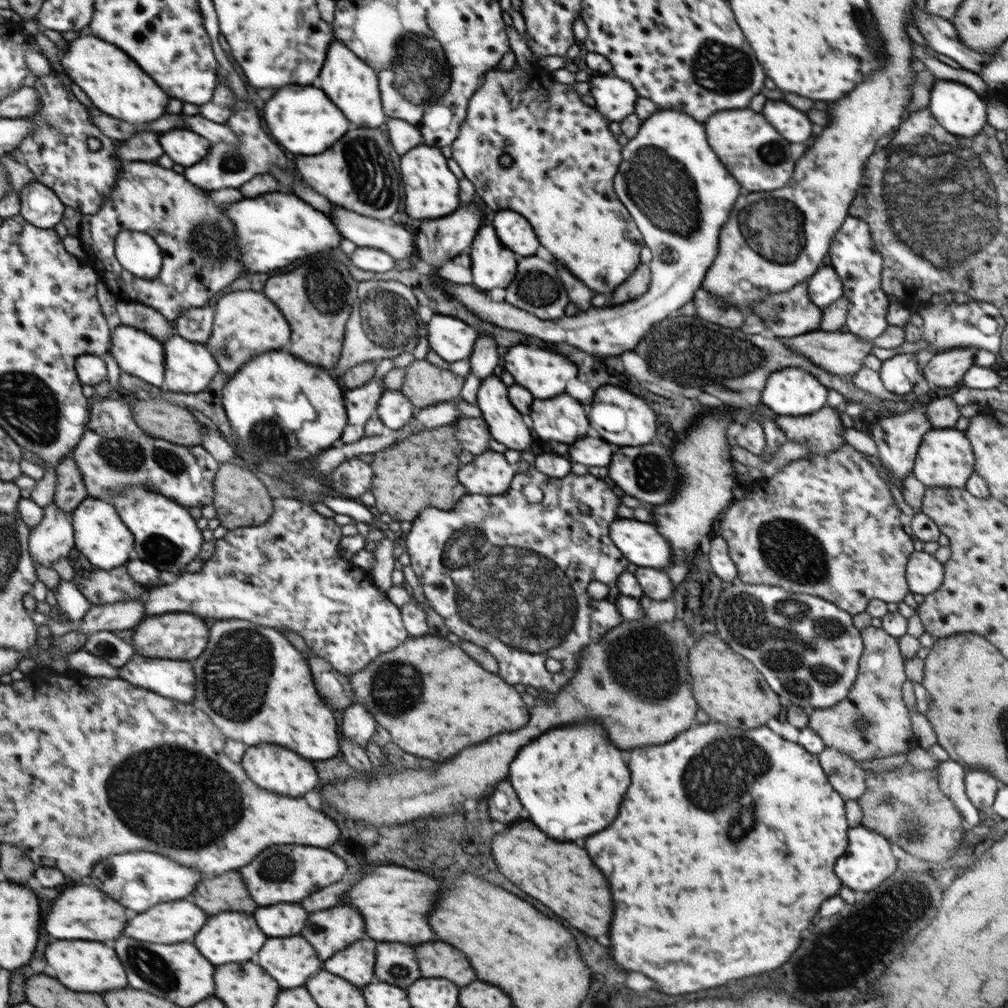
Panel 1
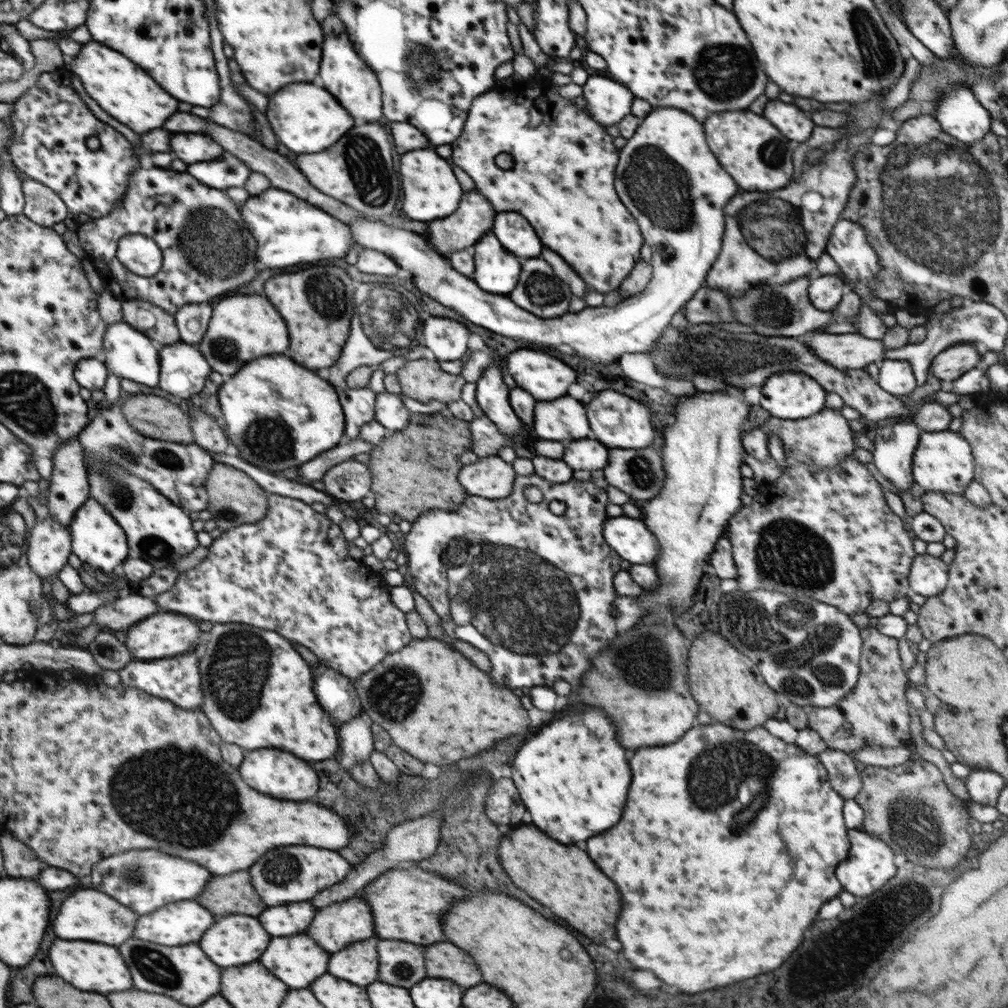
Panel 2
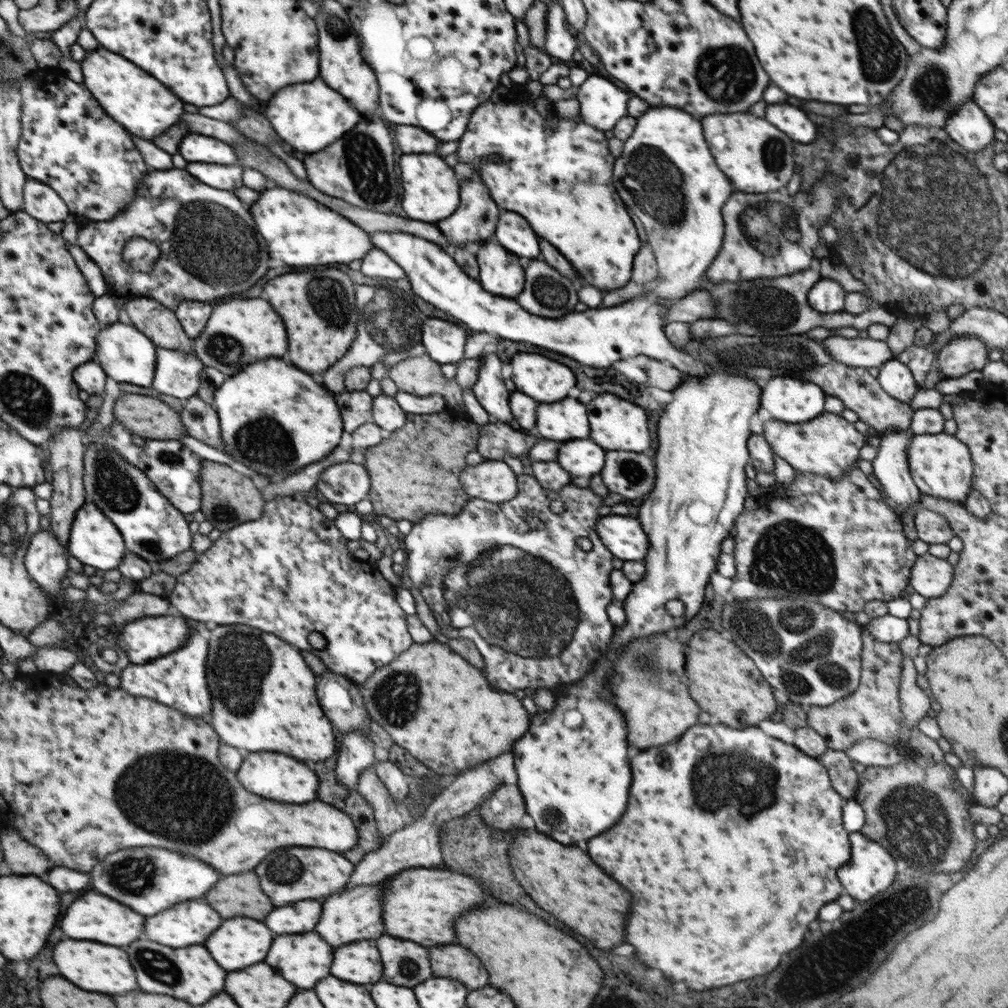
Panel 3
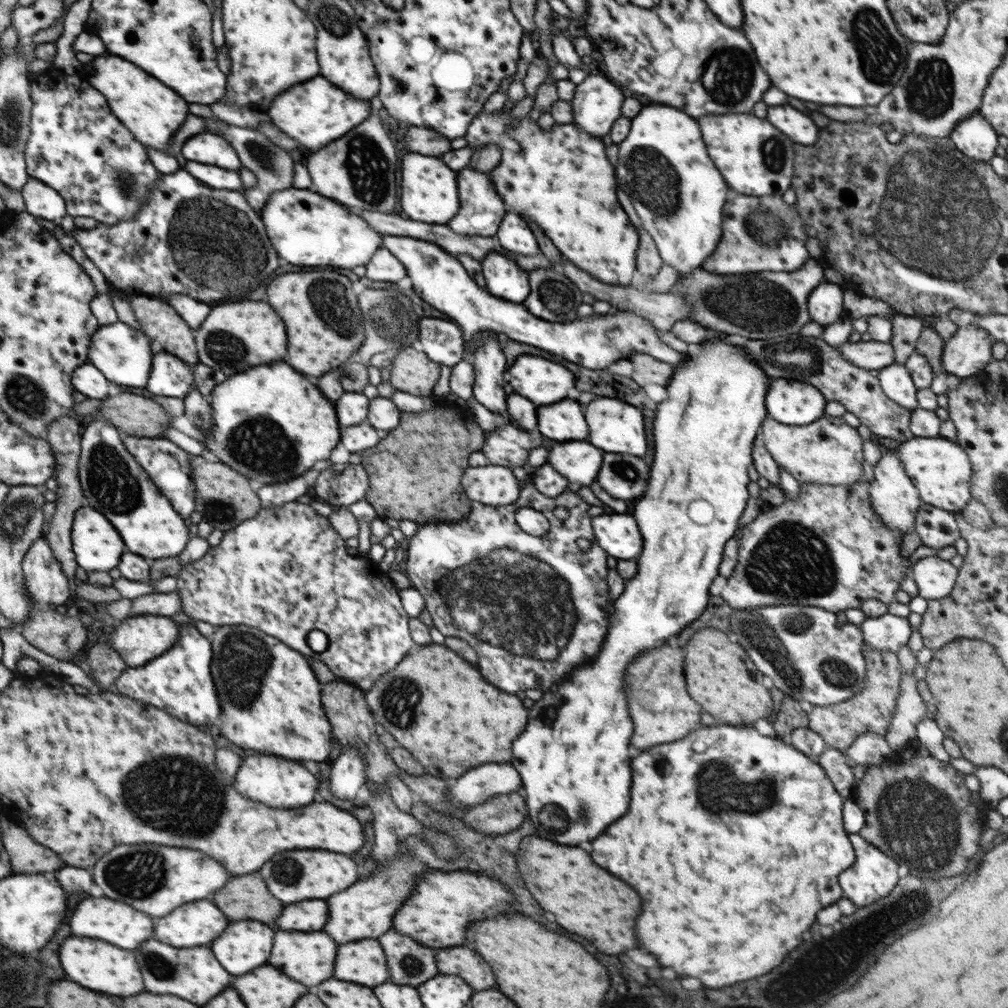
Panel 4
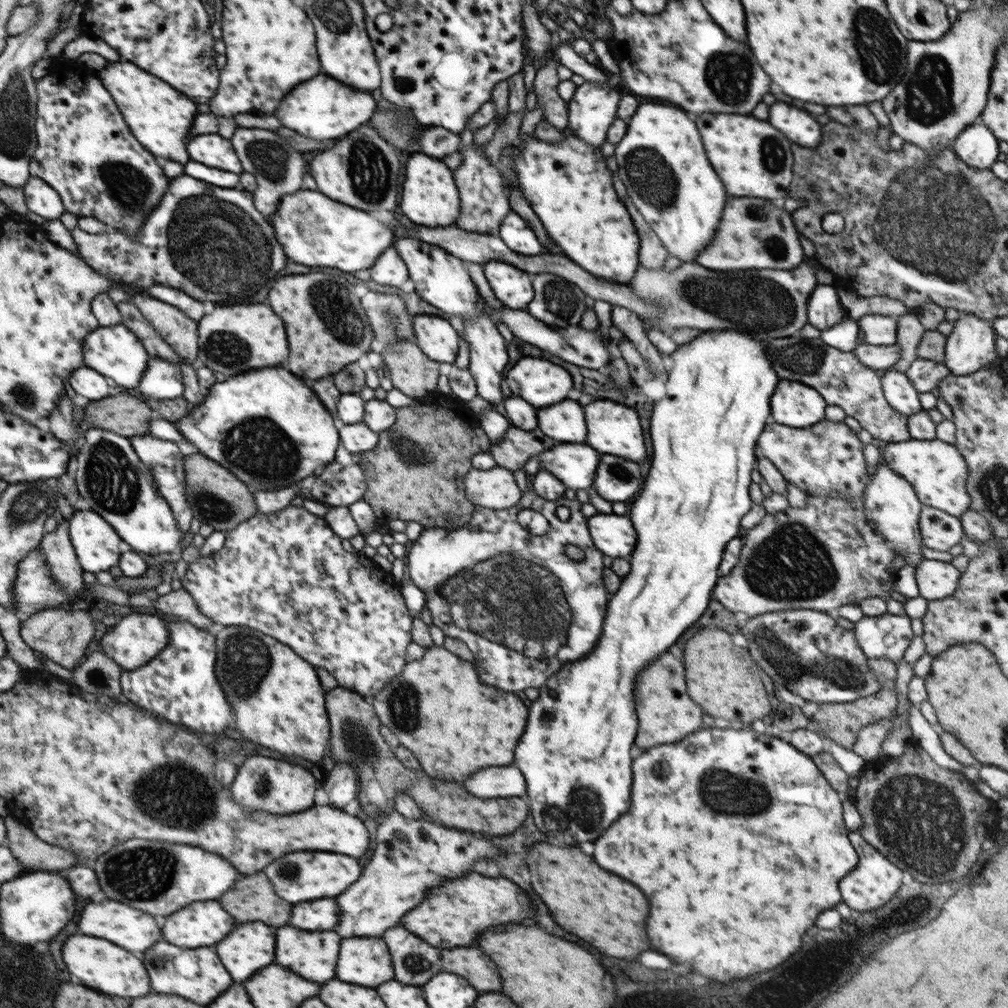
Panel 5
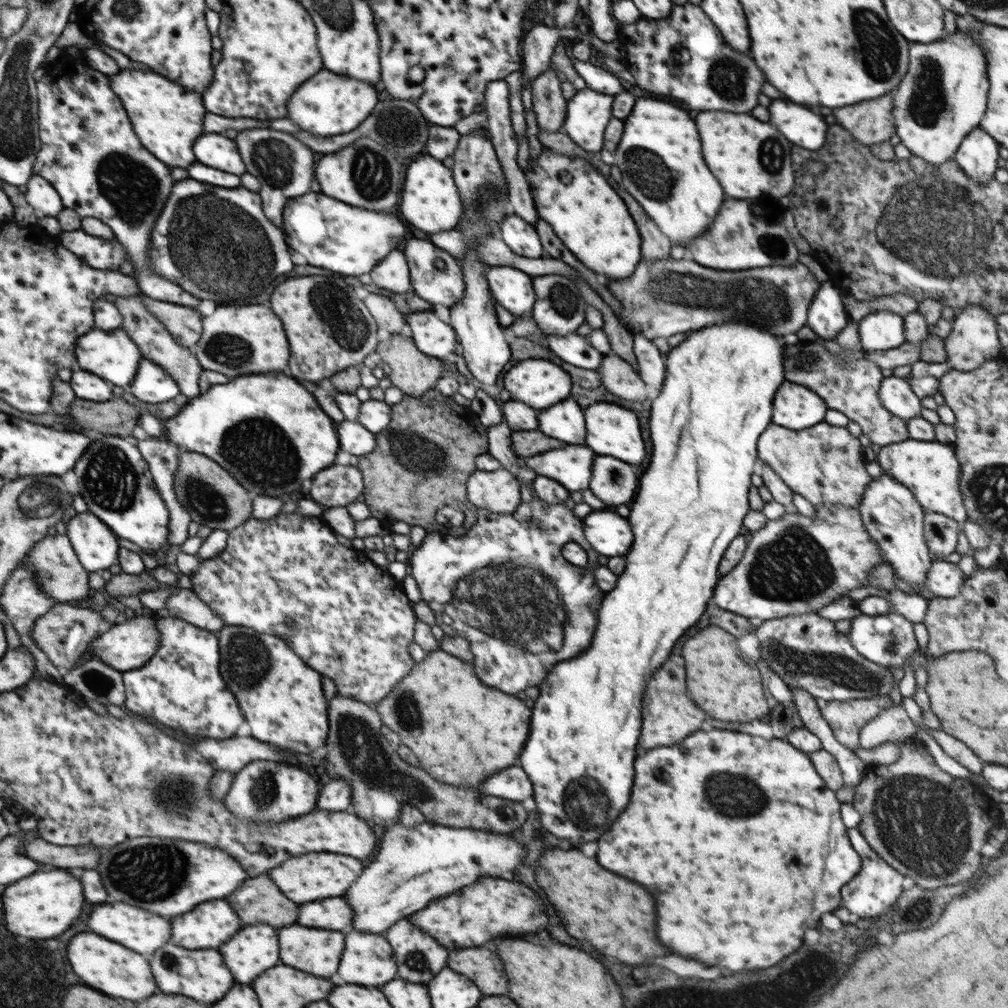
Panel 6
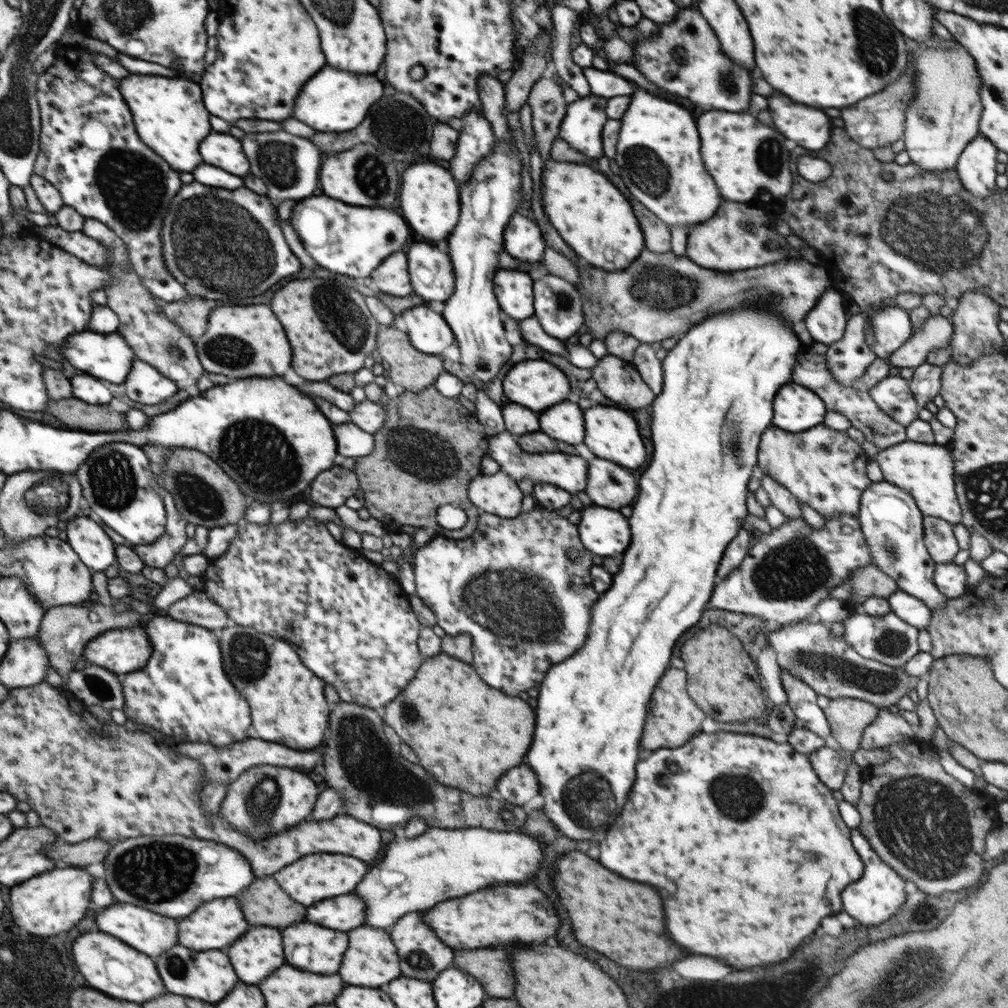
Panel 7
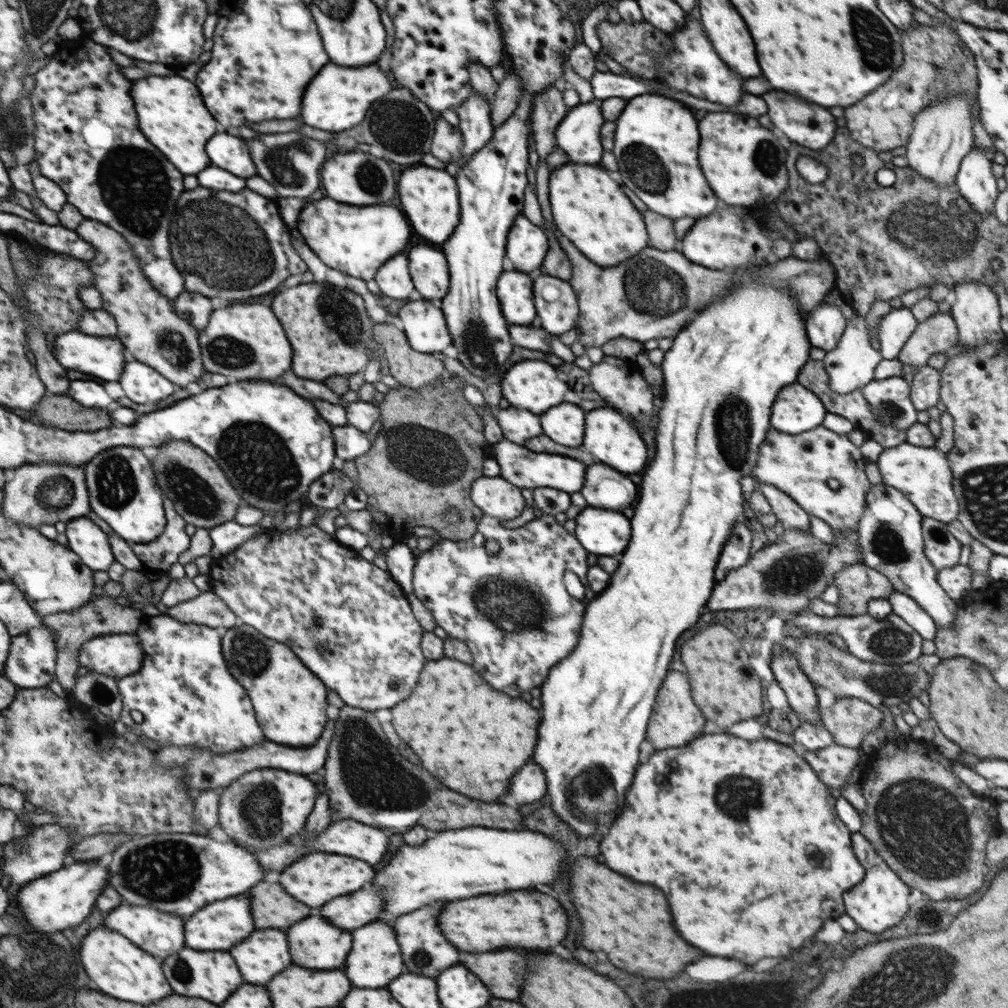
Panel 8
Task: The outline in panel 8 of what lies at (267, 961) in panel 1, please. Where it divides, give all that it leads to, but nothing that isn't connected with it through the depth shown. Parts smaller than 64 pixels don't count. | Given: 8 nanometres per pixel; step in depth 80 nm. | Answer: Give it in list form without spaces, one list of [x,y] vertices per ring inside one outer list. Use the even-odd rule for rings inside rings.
[[[312,914],[308,920],[296,922],[288,930],[288,944],[294,964],[314,970],[334,970],[346,962],[346,956],[352,948],[352,934],[328,924],[328,920],[322,918],[320,914]]]

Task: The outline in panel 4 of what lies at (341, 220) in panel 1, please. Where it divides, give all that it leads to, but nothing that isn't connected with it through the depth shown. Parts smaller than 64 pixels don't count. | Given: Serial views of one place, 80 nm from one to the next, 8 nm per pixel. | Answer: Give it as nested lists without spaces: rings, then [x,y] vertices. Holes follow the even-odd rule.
[[[644,106],[631,119],[628,136],[618,144],[618,166],[616,178],[624,186],[624,194],[632,200],[634,210],[642,218],[644,228],[652,235],[660,251],[663,264],[670,264],[678,271],[678,280],[689,277],[695,268],[714,252],[720,236],[722,236],[722,208],[726,202],[728,186],[720,176],[718,168],[712,164],[706,146],[700,136],[700,128],[694,118],[688,114],[670,108],[670,106]],[[384,236],[384,248],[388,248],[404,265],[412,280],[412,291],[428,303],[435,314],[453,320],[460,325],[464,340],[468,342],[478,331],[492,331],[506,334],[510,340],[532,344],[540,350],[560,354],[574,364],[584,368],[606,368],[618,360],[628,360],[632,354],[648,354],[662,363],[678,367],[688,360],[687,354],[680,354],[669,348],[661,340],[664,331],[654,328],[638,313],[610,311],[602,316],[594,313],[586,317],[564,323],[550,323],[526,311],[523,304],[514,304],[489,294],[469,275],[464,265],[449,252],[430,241],[410,238],[410,236]]]

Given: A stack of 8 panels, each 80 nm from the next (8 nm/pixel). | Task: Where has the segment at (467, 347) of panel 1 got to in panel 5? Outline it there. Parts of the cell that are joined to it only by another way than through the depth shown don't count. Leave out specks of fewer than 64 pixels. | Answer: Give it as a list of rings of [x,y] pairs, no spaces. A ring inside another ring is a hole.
[[[416,315],[413,332],[420,351],[430,360],[454,364],[462,338],[443,315]]]

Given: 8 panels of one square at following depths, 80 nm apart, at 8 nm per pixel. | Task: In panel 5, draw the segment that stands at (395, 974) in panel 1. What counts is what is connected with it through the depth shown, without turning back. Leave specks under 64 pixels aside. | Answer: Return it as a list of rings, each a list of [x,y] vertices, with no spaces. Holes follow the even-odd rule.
[[[398,924],[389,928],[381,939],[392,954],[392,964],[396,974],[394,978],[398,982],[422,986],[434,974],[440,972],[442,966],[440,950],[426,944],[422,938],[414,936],[404,926]]]

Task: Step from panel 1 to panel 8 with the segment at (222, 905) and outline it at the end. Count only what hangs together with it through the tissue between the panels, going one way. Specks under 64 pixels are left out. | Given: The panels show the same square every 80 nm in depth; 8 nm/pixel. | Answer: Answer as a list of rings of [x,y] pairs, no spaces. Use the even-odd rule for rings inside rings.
[[[262,882],[262,884],[258,884],[258,888],[254,888],[254,892],[246,892],[246,896],[250,896],[250,900],[254,904],[254,920],[258,920],[258,928],[286,930],[286,928],[290,928],[290,924],[304,920],[310,914],[310,908],[306,904],[294,900],[290,894],[286,894],[280,884]]]

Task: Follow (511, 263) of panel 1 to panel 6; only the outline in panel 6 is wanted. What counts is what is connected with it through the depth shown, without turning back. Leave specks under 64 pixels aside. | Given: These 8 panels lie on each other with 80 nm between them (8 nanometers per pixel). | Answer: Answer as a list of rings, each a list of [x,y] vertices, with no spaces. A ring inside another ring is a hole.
[[[488,266],[485,271],[491,296],[514,318],[529,316],[536,299],[533,277],[510,266]]]

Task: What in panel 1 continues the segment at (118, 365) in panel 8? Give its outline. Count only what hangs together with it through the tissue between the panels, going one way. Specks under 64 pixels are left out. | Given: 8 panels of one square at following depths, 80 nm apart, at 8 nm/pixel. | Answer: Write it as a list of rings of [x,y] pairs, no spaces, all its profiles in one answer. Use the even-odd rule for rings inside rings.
[[[119,325],[112,333],[109,350],[122,372],[164,388],[165,344],[157,337],[146,333],[143,329]]]

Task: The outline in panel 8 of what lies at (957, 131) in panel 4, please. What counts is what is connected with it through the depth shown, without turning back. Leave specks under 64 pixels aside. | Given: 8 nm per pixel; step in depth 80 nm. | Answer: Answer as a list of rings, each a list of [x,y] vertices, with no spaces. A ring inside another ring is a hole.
[[[973,146],[962,159],[956,175],[955,188],[978,214],[993,212],[999,194],[992,163],[985,148]]]

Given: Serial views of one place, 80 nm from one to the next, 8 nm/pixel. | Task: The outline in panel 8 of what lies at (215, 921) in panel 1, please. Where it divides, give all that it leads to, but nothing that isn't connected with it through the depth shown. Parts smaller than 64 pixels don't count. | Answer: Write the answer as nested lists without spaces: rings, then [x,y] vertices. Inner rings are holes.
[[[274,928],[254,932],[250,940],[232,948],[230,954],[238,960],[238,968],[242,968],[242,976],[246,976],[250,984],[266,984],[292,964],[288,938]]]

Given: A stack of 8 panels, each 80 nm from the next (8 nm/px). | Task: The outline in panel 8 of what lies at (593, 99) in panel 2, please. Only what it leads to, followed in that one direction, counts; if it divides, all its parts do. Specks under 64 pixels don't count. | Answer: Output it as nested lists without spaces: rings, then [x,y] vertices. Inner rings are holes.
[[[593,100],[586,104],[580,103],[569,109],[566,116],[556,129],[556,144],[568,156],[570,163],[596,165],[601,162],[603,146],[601,145],[600,131],[604,124],[604,117],[601,113],[601,100]]]

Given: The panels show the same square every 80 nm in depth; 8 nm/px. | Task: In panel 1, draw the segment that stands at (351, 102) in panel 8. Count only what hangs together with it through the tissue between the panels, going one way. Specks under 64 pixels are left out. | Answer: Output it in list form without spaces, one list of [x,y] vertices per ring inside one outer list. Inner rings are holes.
[[[296,84],[284,86],[266,102],[264,116],[267,124],[270,124],[268,130],[274,136],[274,140],[294,154],[326,152],[334,142],[340,140],[340,136],[346,134],[350,126],[348,118],[330,102],[326,92],[314,86],[296,86]]]

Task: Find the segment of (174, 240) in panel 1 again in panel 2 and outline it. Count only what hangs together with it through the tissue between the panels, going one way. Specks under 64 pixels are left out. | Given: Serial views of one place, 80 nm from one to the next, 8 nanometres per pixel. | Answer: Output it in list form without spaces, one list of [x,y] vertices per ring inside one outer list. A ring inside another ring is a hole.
[[[139,166],[133,170],[129,181],[129,190],[126,191],[121,205],[104,218],[83,218],[77,228],[81,247],[100,275],[105,291],[114,298],[120,301],[144,300],[174,316],[182,306],[208,303],[212,298],[244,286],[258,276],[258,241],[248,232],[238,206],[228,198],[225,191],[208,188],[201,181],[192,178],[189,172],[174,172],[172,168],[144,169]],[[127,234],[153,237],[154,242],[161,248],[161,267],[154,277],[138,276],[117,259],[117,247],[120,246],[118,241]]]

